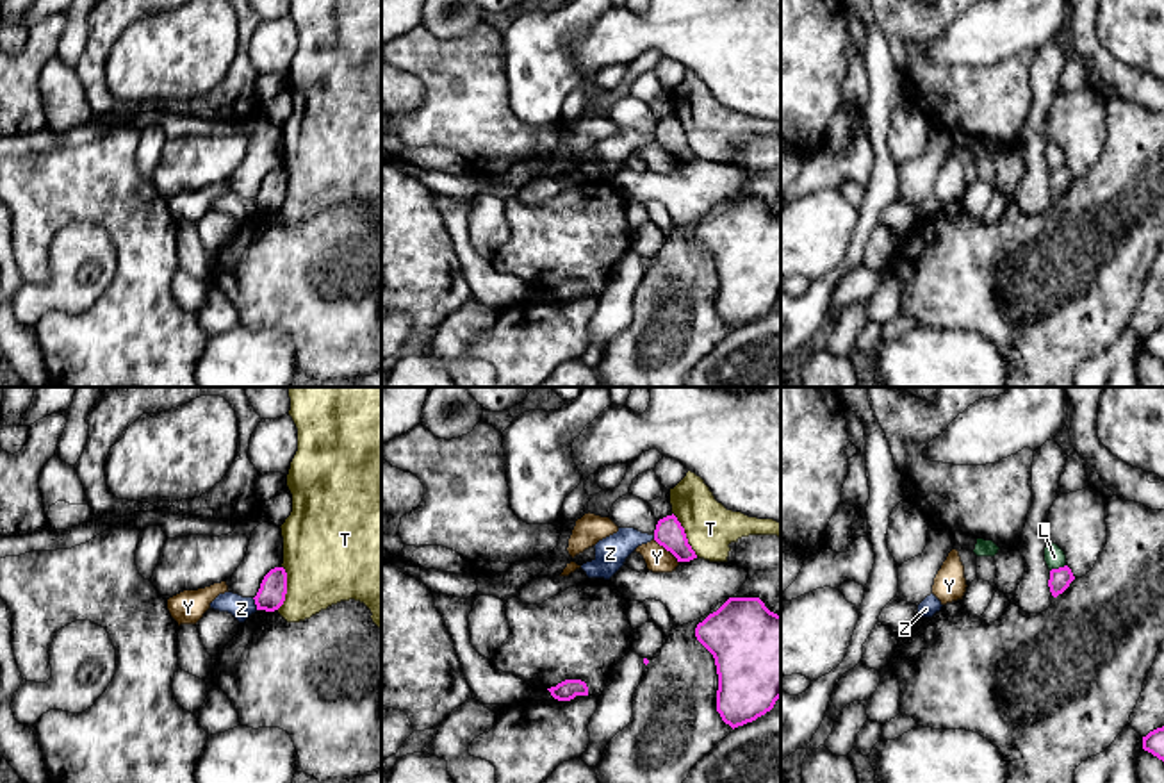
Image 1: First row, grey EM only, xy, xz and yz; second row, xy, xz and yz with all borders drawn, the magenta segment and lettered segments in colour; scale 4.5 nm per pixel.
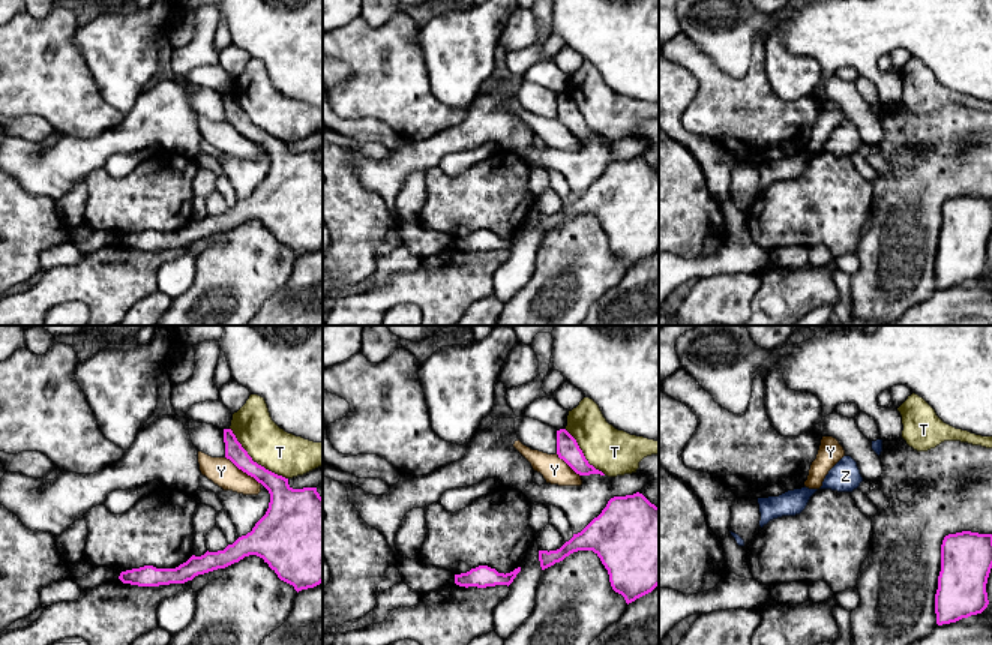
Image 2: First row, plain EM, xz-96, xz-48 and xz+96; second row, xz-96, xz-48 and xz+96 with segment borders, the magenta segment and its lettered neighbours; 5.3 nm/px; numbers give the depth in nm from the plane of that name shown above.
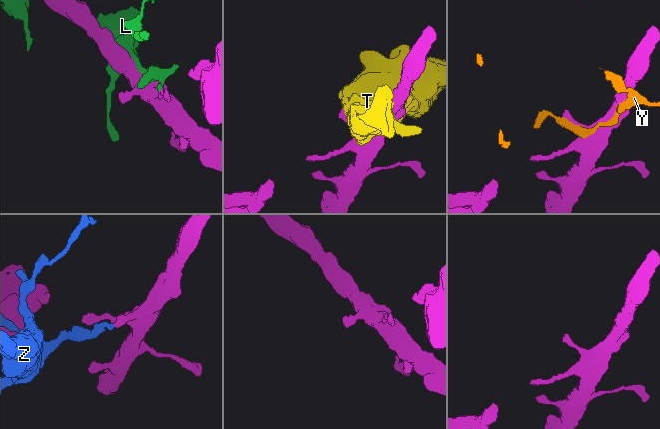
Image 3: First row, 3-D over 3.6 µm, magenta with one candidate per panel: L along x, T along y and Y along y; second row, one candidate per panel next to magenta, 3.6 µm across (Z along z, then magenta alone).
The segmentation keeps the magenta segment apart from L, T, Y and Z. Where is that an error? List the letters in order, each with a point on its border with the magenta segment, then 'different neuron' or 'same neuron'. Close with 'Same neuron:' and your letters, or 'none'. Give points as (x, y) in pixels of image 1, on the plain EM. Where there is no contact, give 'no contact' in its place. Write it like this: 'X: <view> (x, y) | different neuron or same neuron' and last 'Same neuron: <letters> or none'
L: yz (1059, 168) | different neuron
T: xy (286, 188) | different neuron
Y: xz (667, 150) | different neuron
Z: xy (255, 204) | different neuron
Same neuron: none

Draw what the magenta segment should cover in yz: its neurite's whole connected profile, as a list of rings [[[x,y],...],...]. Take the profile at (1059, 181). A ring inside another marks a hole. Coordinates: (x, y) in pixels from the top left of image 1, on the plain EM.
[[[1068,166],[1052,169],[1048,180],[1052,196],[1057,198],[1059,194],[1062,194],[1073,180],[1075,177]]]

